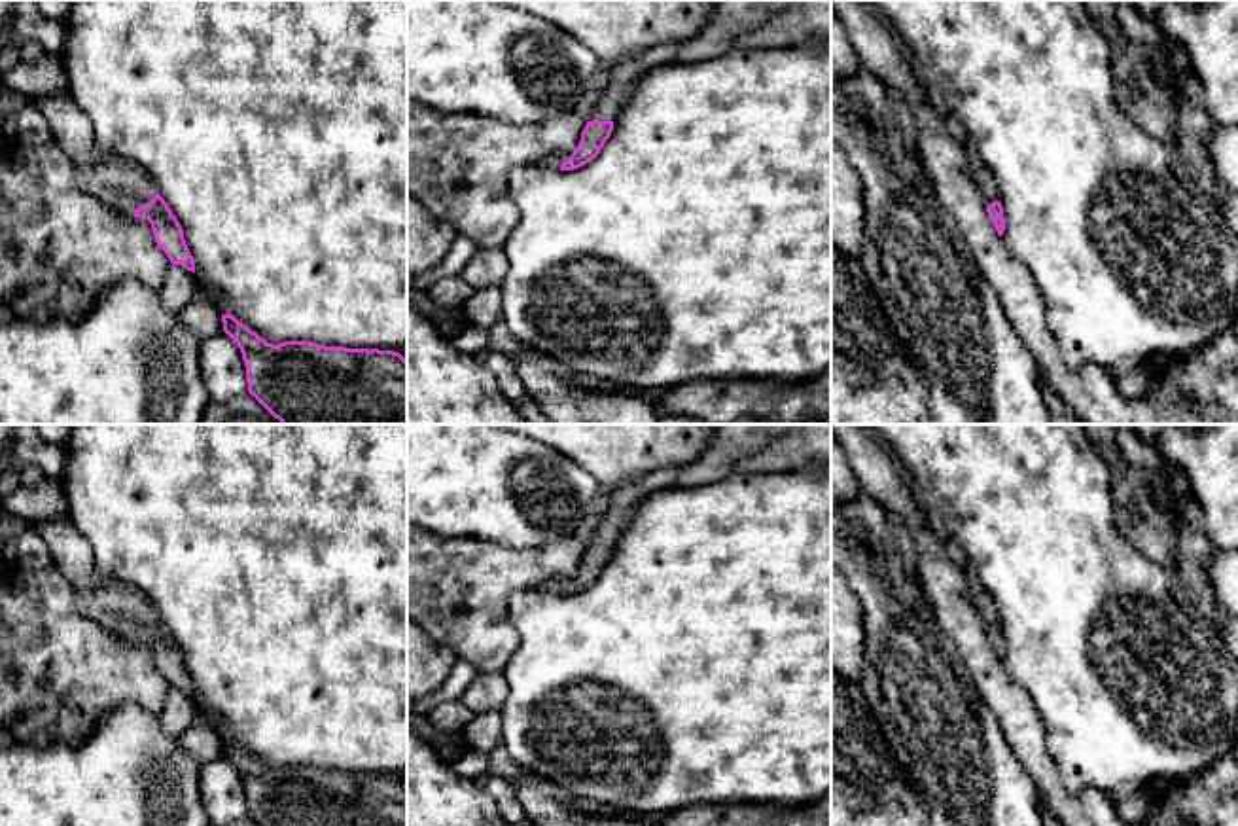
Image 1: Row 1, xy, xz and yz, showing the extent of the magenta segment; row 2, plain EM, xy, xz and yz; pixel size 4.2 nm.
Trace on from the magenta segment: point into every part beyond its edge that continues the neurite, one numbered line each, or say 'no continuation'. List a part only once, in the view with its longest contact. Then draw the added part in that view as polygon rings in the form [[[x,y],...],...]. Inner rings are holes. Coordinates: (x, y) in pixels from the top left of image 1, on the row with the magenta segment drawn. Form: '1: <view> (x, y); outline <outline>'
1: xy (116, 180); outline [[[66,91],[38,97],[32,102],[47,119],[53,140],[74,163],[83,191],[123,208],[131,216],[153,199],[155,182],[136,163],[97,153],[95,129]]]

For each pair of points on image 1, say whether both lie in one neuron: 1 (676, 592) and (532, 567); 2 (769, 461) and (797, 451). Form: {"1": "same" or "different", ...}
{"1": "different", "2": "same"}

